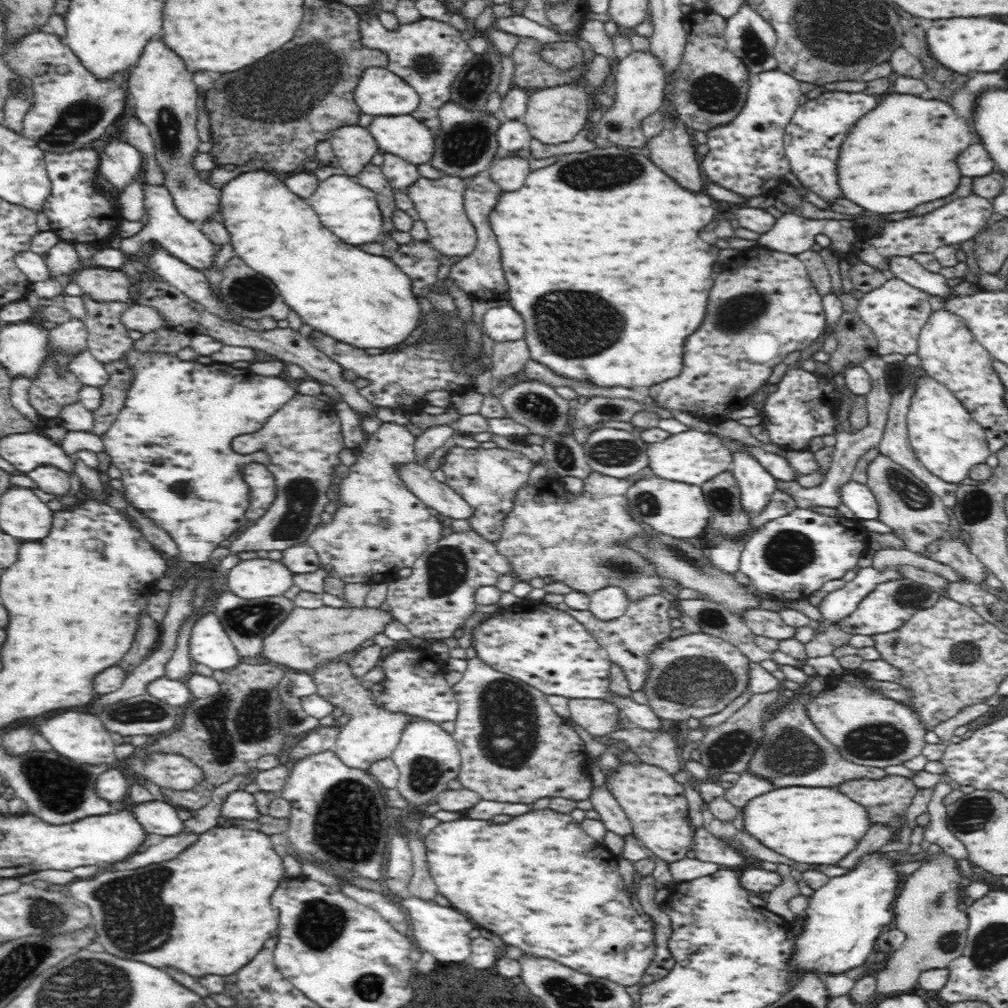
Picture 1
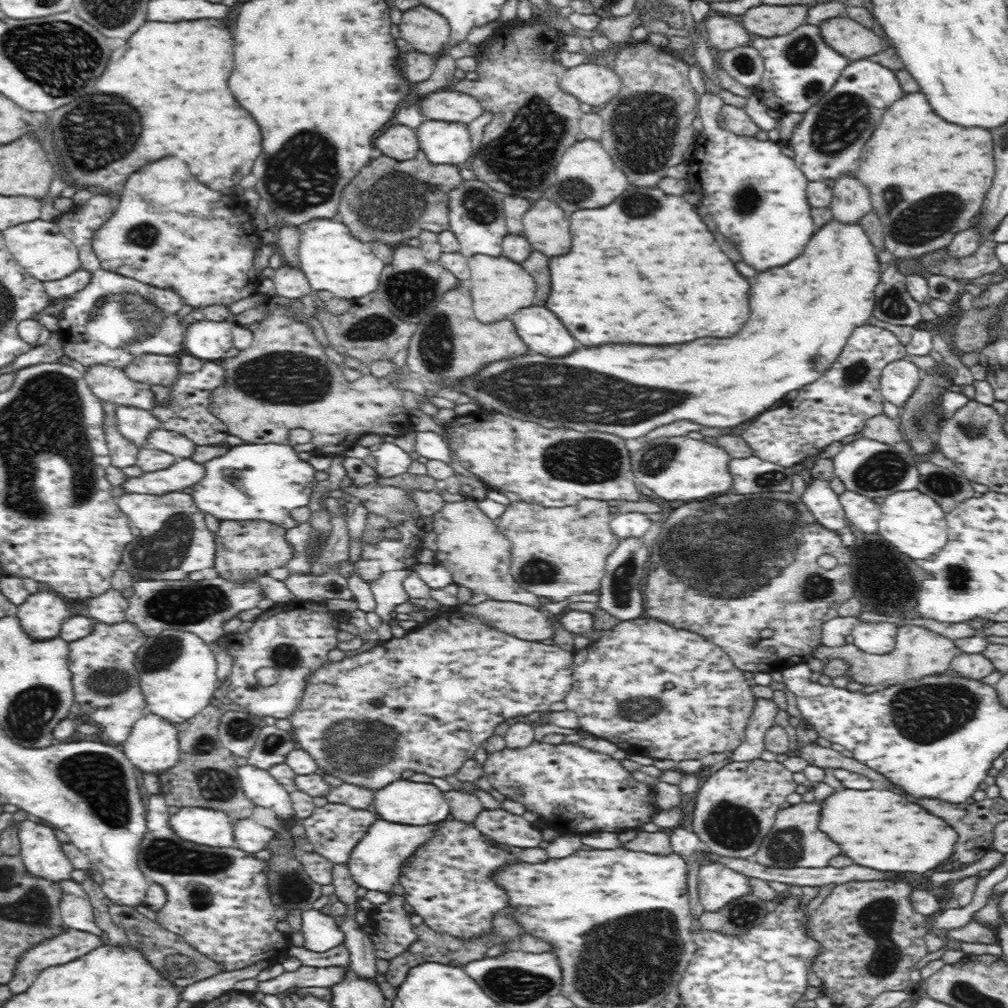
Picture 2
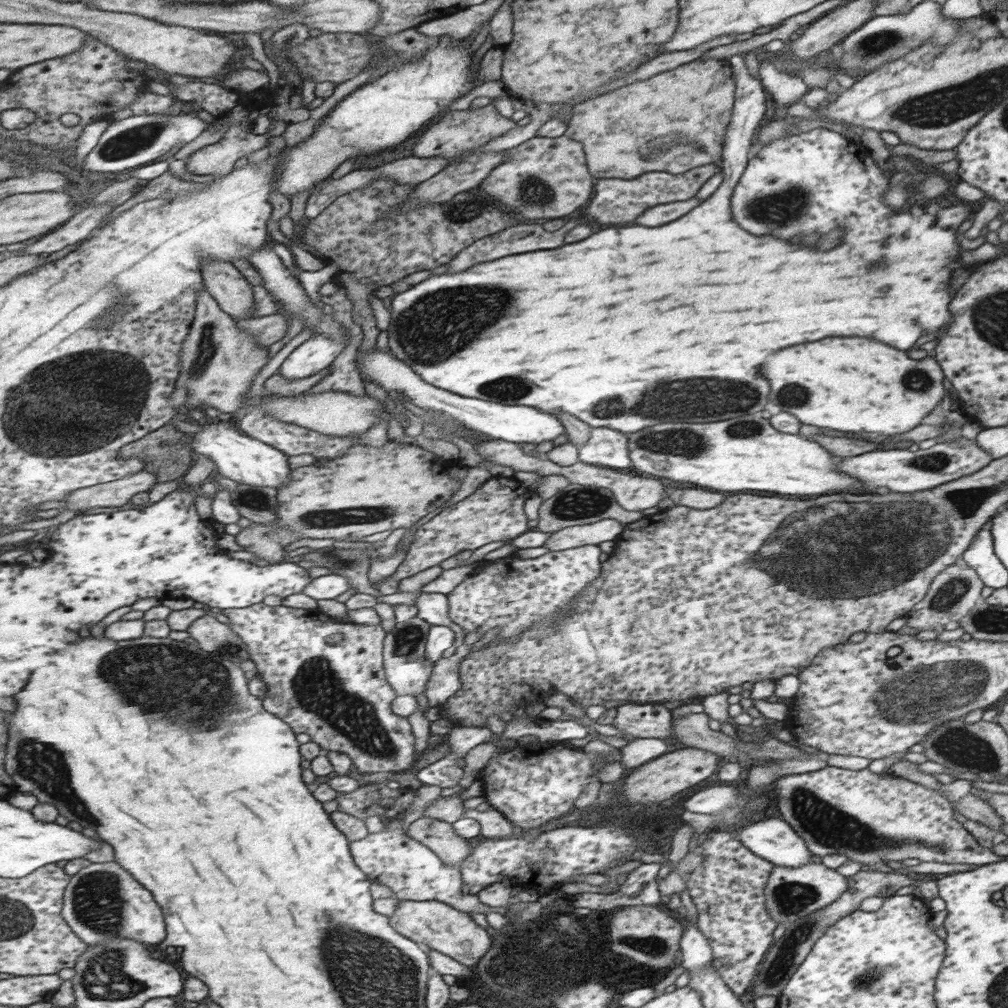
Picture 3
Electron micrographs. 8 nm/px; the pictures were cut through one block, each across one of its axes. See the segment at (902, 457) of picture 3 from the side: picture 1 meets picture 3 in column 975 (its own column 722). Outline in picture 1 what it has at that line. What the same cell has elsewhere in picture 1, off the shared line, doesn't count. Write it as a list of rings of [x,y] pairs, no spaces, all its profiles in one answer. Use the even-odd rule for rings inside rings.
[[[693,429],[670,435],[662,442],[649,444],[647,456],[652,475],[698,486],[714,479],[722,472],[733,469],[733,457],[728,446],[724,444],[724,440],[712,433],[704,434]]]

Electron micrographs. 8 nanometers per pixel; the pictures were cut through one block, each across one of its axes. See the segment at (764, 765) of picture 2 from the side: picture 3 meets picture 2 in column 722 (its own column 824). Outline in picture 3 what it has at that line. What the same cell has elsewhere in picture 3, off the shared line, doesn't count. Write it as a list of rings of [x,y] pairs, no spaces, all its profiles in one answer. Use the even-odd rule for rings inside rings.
[[[826,765],[817,771],[780,777],[771,784],[769,790],[774,794],[781,817],[803,837],[808,849],[816,856],[840,854],[846,860],[855,860],[863,866],[907,858],[918,858],[922,862],[970,864],[974,867],[1006,860],[1006,856],[999,856],[992,849],[978,846],[972,834],[954,820],[954,810],[942,792],[915,781],[892,778],[892,774],[872,774],[867,768],[854,771]]]

